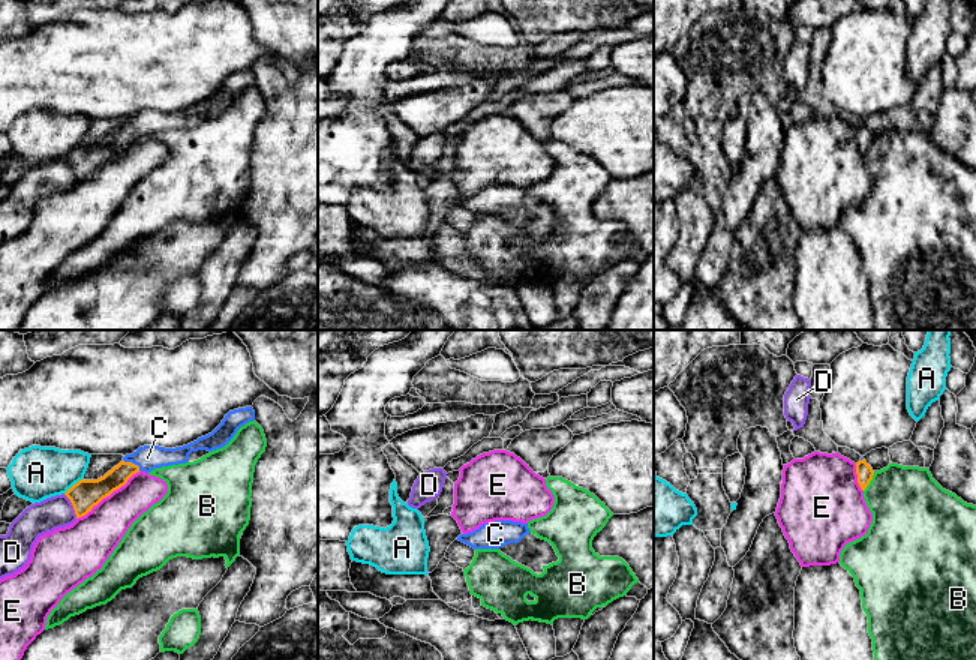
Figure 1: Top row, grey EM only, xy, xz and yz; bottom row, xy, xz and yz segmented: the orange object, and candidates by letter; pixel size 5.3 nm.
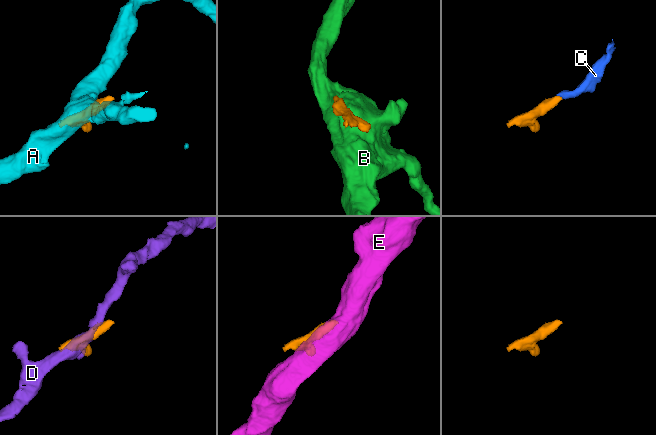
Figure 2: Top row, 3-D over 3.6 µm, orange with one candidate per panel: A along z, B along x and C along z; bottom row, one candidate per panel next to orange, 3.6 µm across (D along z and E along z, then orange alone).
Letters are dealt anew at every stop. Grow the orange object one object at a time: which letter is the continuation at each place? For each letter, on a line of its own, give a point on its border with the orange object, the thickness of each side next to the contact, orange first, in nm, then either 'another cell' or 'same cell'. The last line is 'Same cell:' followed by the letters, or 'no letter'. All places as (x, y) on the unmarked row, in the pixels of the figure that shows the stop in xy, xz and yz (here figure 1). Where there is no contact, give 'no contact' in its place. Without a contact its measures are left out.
A: meets orange in xy at (74, 149); 160 nm thick on the orange side, 280 nm on the other; another cell
B: meets orange in yz at (870, 144); 90 nm thick on the orange side, 400 nm on the other; another cell
C: meets orange in xy at (132, 128); 120 nm thick on the orange side, 140 nm on the other; same cell
D: meets orange in xy at (72, 168); 160 nm thick on the orange side, 180 nm on the other; another cell
E: meets orange in xy at (108, 159); 160 nm thick on the orange side, 260 nm on the other; another cell
Same cell: C

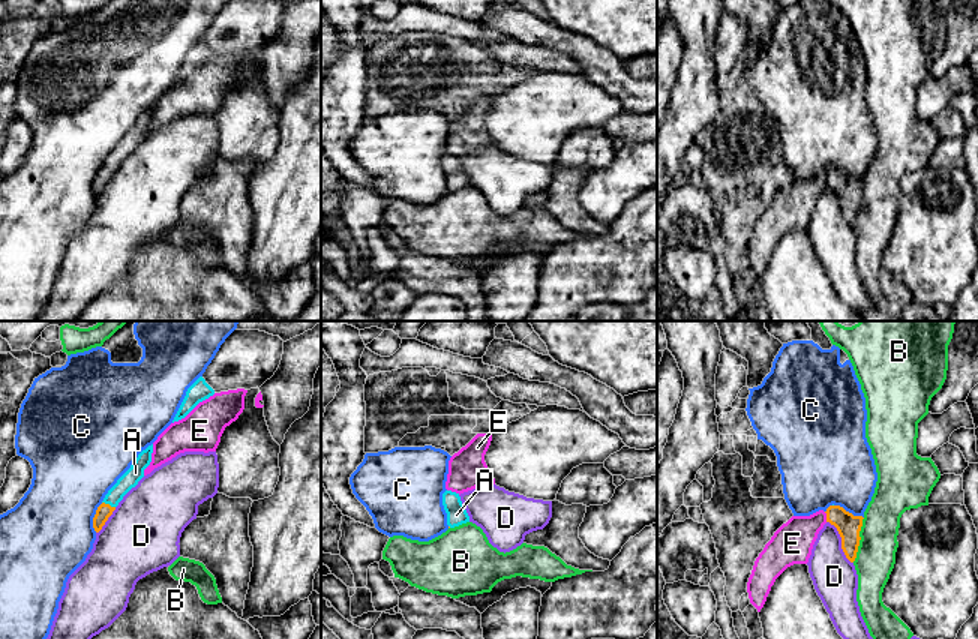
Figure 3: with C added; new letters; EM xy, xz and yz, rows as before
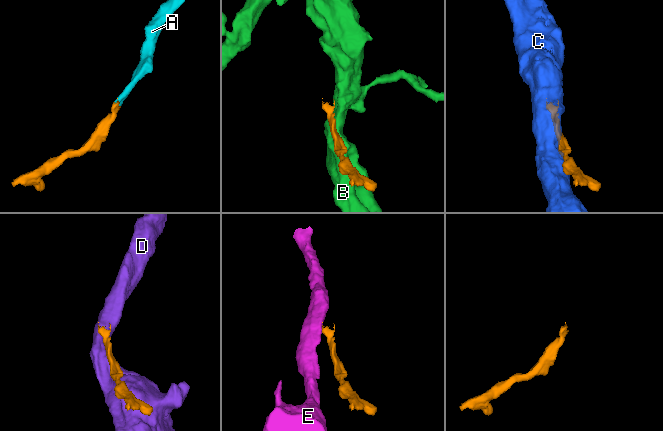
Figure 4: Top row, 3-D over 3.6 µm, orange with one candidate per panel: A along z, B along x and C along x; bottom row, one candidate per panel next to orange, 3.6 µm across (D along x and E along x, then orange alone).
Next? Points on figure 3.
A: meets orange in xy at (108, 168); 80 nm thick on the orange side, 90 nm on the other; same cell
B: meets orange in yz at (860, 203); 130 nm thick on the orange side, 220 nm on the other; another cell
C: meets orange in xy at (93, 182); 80 nm thick on the orange side, 460 nm on the other; another cell
D: meets orange in yz at (842, 206); 130 nm thick on the orange side, 240 nm on the other; another cell
E: meets orange in yz at (827, 180); 130 nm thick on the orange side, 220 nm on the other; another cell
Same cell: A

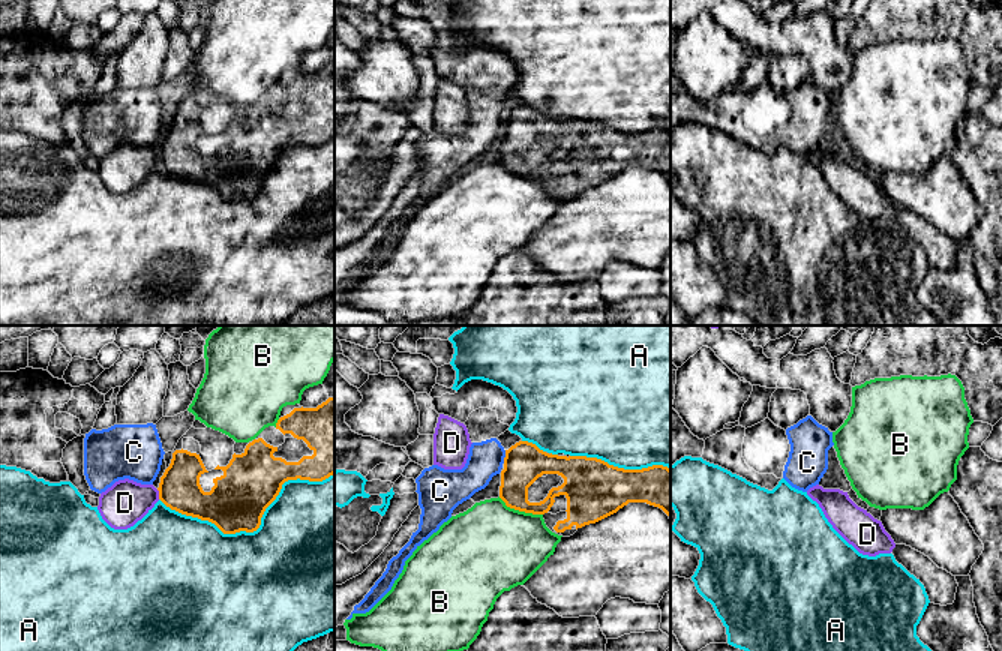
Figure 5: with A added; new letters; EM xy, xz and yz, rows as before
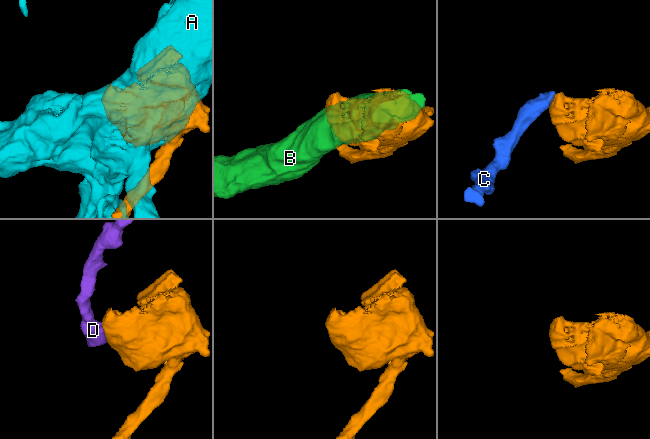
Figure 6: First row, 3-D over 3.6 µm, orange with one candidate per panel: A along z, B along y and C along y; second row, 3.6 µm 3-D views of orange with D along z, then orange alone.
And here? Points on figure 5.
A: meets orange in xy at (255, 194); 300 nm thick on the orange side, 500 nm on the other; another cell
B: meets orange in xz at (521, 174); 220 nm thick on the orange side, 460 nm on the other; another cell
C: meets orange in xz at (506, 120); 220 nm thick on the orange side, 190 nm on the other; another cell
D: meets orange in xy at (159, 158); 220 nm thick on the orange side, 240 nm on the other; another cell
Same cell: no letter

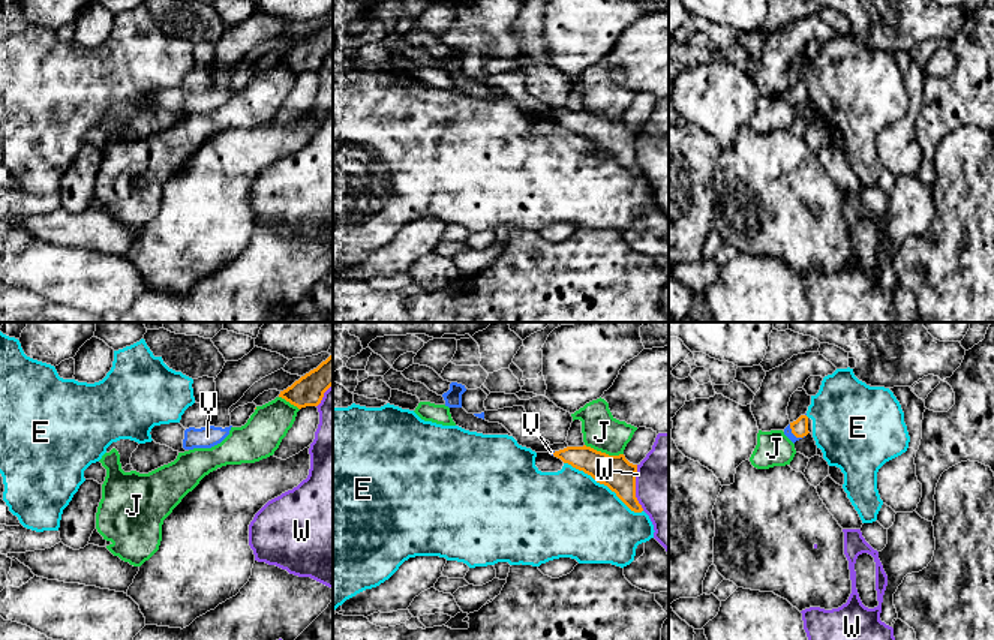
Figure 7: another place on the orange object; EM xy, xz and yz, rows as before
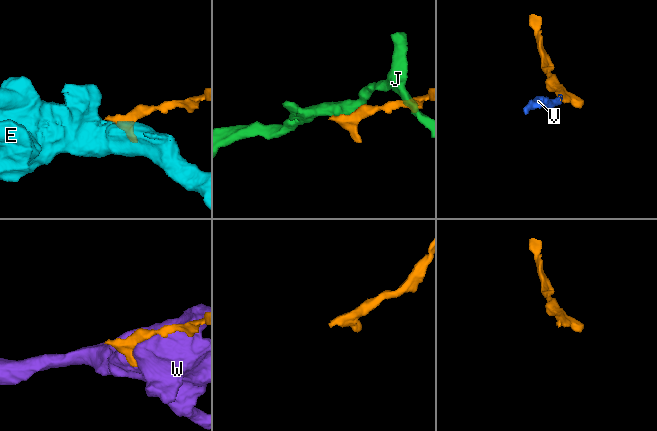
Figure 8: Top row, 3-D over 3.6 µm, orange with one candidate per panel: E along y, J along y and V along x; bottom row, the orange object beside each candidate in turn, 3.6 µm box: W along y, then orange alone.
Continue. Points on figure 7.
E: meets orange in xz at (603, 147); 180 nm thick on the orange side, 460 nm on the other; another cell
J: meets orange in xz at (604, 117); 180 nm thick on the orange side, 200 nm on the other; another cell
V: meets orange in yz at (795, 99); 90 nm thick on the orange side, 50 nm on the other; same cell
W: meets orange in xz at (634, 152); 180 nm thick on the orange side, 360 nm on the other; another cell
Same cell: V

